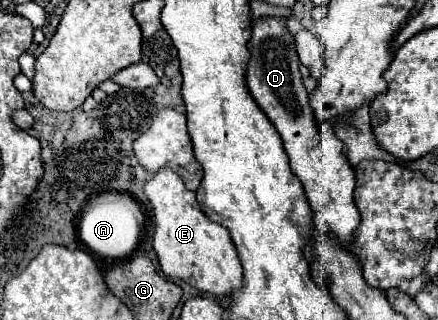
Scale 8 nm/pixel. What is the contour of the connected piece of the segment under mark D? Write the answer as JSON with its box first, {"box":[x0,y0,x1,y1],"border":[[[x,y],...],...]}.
{"box":[249,19,359,245],"border":[[[259,19],[253,27],[249,53],[249,93],[279,131],[285,151],[289,155],[291,171],[303,183],[305,195],[315,211],[317,221],[321,219],[337,235],[337,239],[347,245],[355,227],[359,225],[359,211],[353,203],[355,173],[343,153],[343,141],[335,137],[333,125],[325,122],[320,125],[315,123],[315,111],[311,111],[309,93],[301,81],[293,35],[285,29],[285,19]]]}

